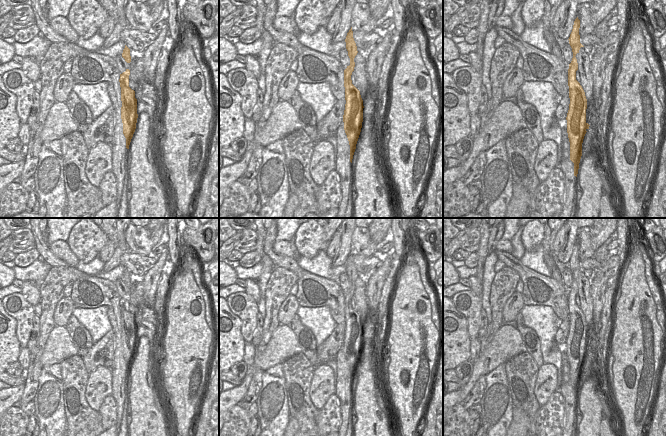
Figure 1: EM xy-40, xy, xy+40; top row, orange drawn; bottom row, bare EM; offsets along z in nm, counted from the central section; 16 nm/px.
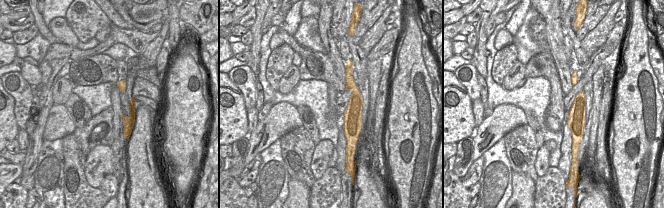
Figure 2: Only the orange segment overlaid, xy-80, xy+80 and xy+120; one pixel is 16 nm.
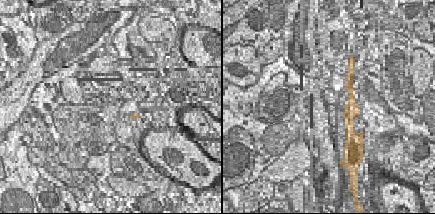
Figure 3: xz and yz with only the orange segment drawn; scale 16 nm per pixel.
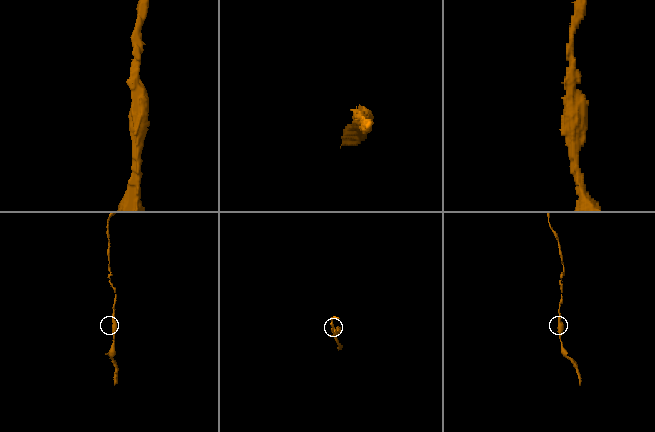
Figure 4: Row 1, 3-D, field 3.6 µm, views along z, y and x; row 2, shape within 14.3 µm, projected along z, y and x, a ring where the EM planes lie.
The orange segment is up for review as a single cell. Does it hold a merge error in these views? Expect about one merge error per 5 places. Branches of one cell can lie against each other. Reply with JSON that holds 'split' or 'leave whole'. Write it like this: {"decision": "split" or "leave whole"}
{"decision": "leave whole"}

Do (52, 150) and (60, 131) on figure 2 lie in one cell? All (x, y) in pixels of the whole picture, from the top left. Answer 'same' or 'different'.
different

